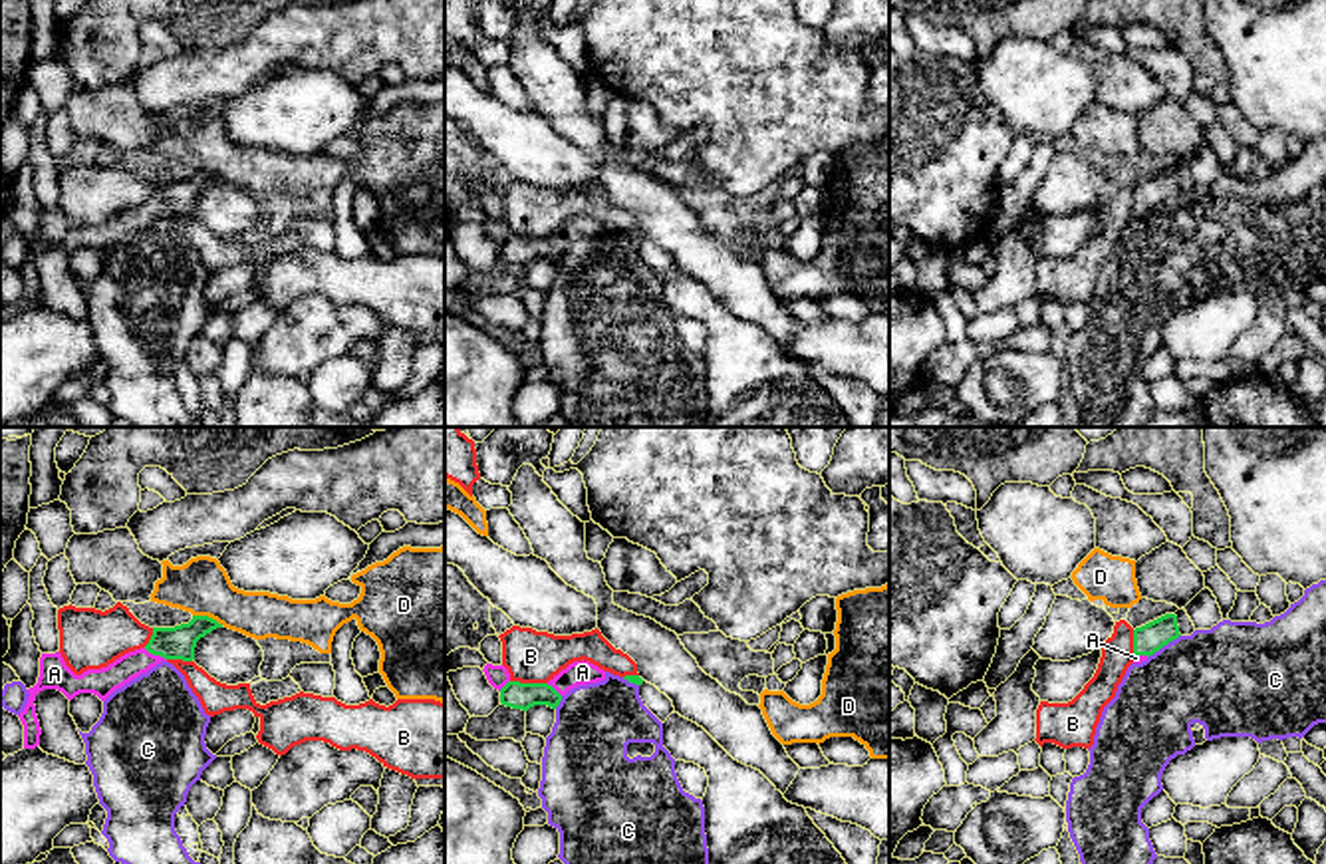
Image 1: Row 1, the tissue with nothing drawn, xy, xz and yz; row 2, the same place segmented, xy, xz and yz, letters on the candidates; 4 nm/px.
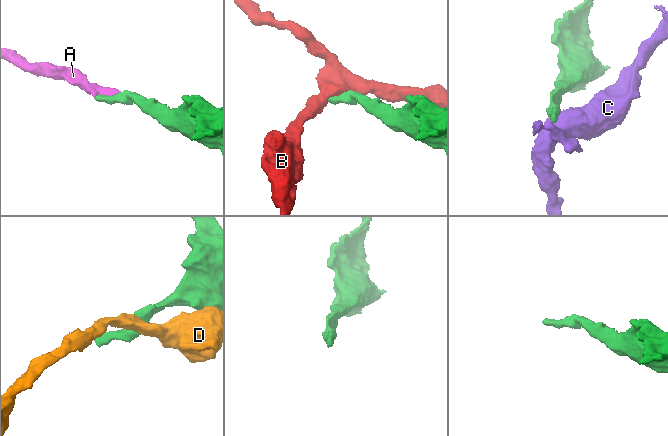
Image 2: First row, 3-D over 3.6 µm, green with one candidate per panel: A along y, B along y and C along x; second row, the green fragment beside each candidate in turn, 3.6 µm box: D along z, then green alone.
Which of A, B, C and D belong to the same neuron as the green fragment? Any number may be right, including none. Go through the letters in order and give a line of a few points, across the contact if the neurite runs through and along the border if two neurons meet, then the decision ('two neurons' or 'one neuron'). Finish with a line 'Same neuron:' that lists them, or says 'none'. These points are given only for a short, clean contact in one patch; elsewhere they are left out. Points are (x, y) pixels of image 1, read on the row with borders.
A: line xy (179, 642), (167, 642), (155, 654), (102, 682); one neuron
B: two neurons
C: line yz (1180, 634), (1148, 658); two neurons
D: line xy (193, 614), (205, 614), (223, 624); two neurons
Same neuron: A

